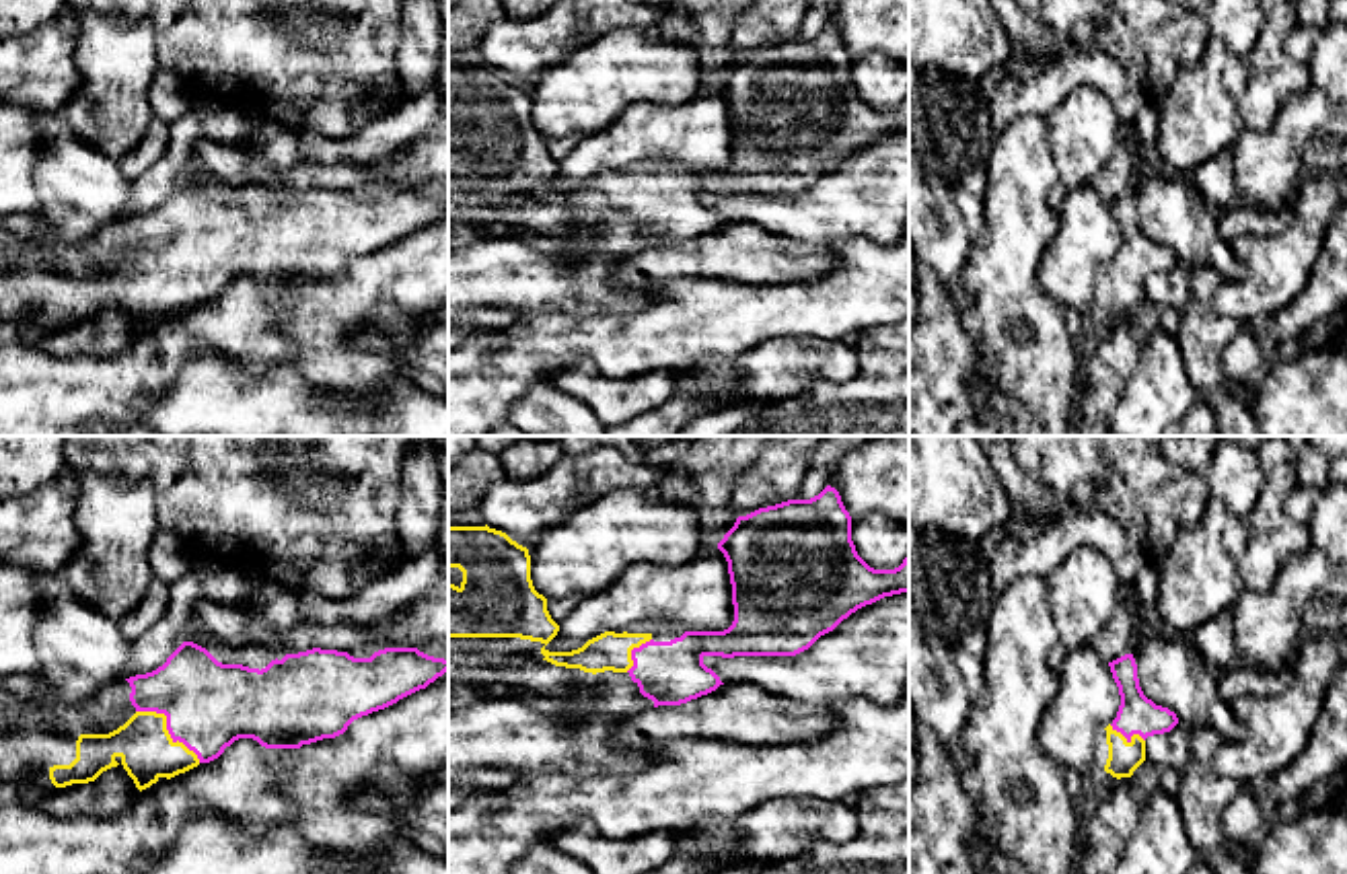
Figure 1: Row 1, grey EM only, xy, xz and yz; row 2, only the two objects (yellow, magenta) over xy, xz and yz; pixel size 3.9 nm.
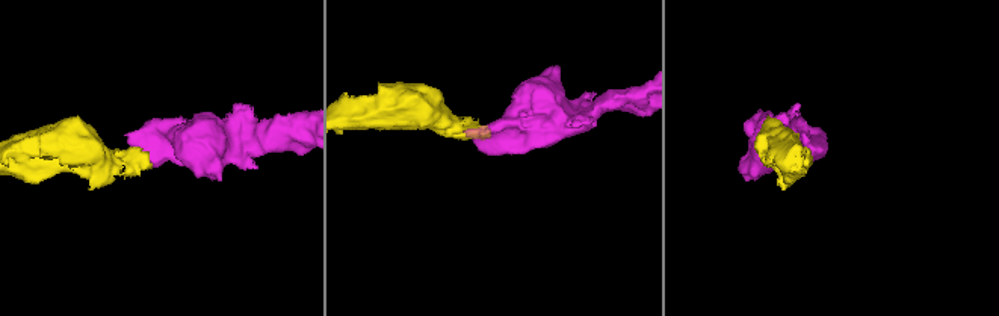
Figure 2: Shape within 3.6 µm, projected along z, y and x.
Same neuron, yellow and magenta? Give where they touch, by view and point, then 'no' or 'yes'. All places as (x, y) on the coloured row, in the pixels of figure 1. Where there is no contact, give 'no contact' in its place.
xy (165, 729) | yes

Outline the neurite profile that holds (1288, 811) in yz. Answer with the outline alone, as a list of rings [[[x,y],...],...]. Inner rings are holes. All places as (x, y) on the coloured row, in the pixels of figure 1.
[[[1300,798],[1285,800],[1269,810],[1269,816],[1275,825],[1291,823],[1304,814],[1304,804]]]

